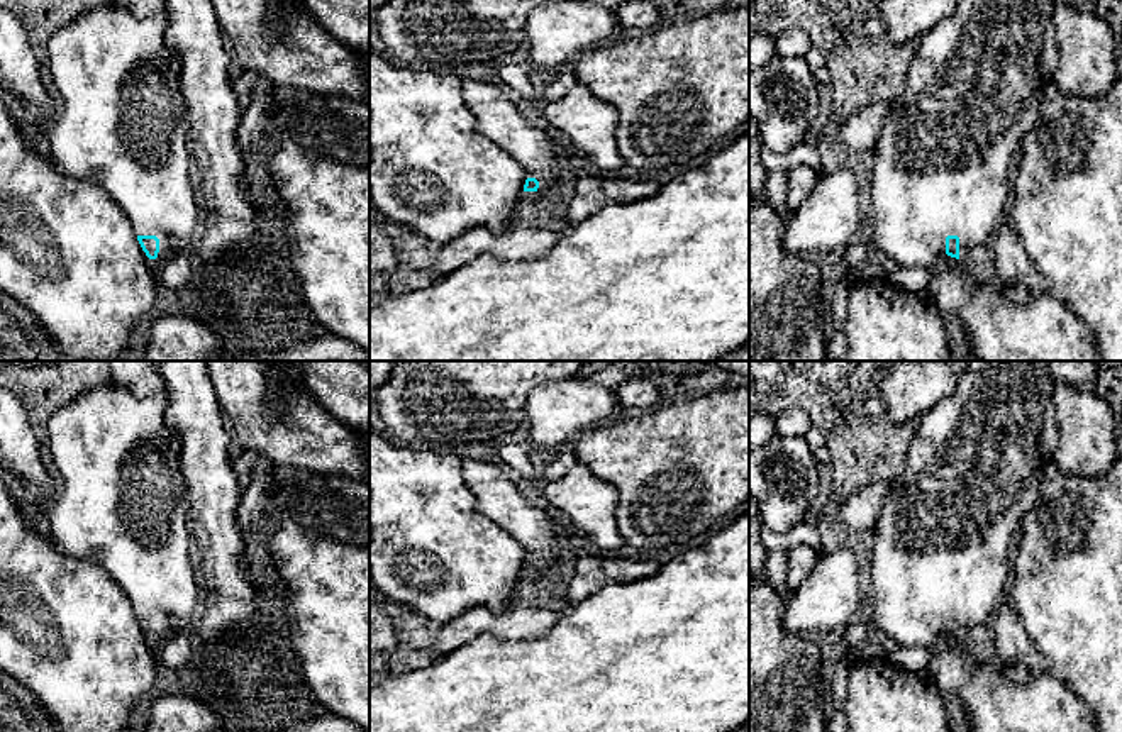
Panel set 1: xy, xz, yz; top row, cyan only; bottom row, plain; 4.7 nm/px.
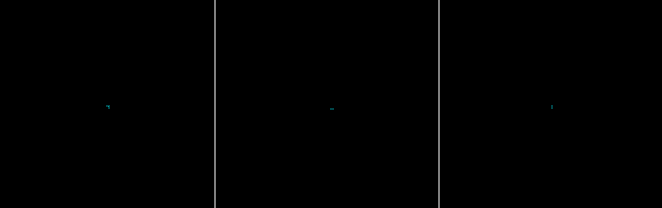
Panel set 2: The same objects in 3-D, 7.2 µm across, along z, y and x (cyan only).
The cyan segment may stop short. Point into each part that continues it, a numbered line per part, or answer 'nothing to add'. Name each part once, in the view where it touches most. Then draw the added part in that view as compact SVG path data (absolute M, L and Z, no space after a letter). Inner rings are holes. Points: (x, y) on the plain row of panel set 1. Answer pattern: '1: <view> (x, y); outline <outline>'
1: yz (973, 466); outline M969 361L954 391L917 420L903 469L890 485L864 551L871 624L886 634L890 647L932 644L946 634L947 615L959 617L959 639L993 617L1003 598L1012 534L1056 452L1054 385L1047 361Z

